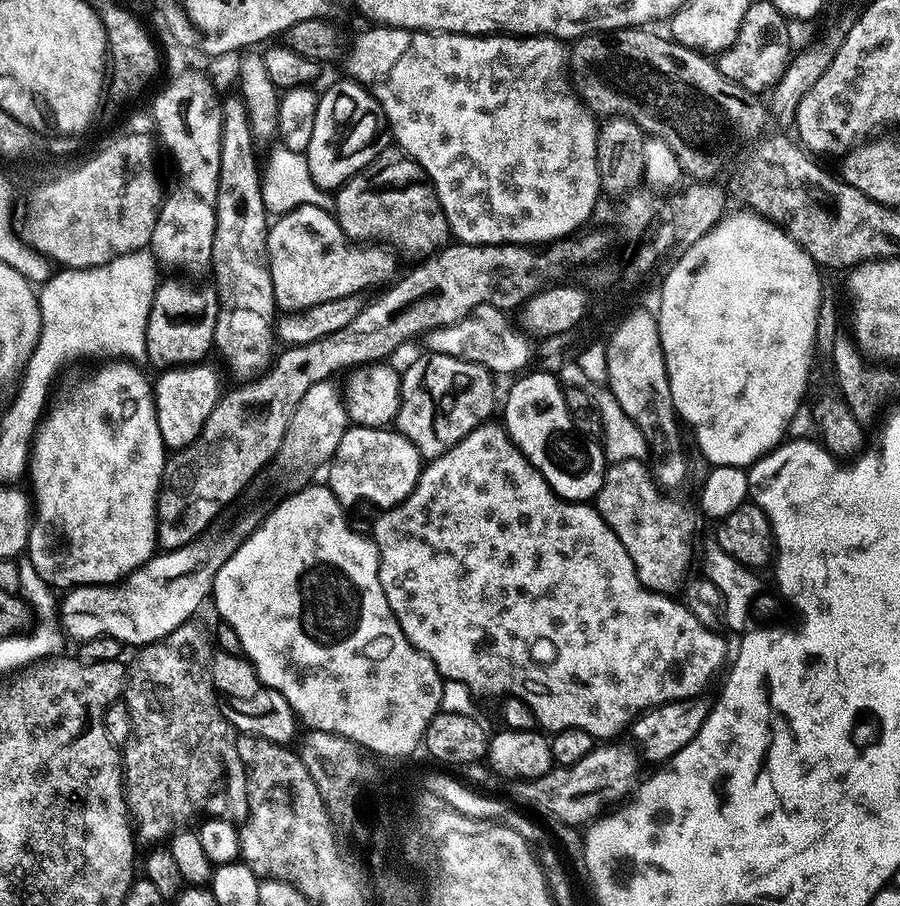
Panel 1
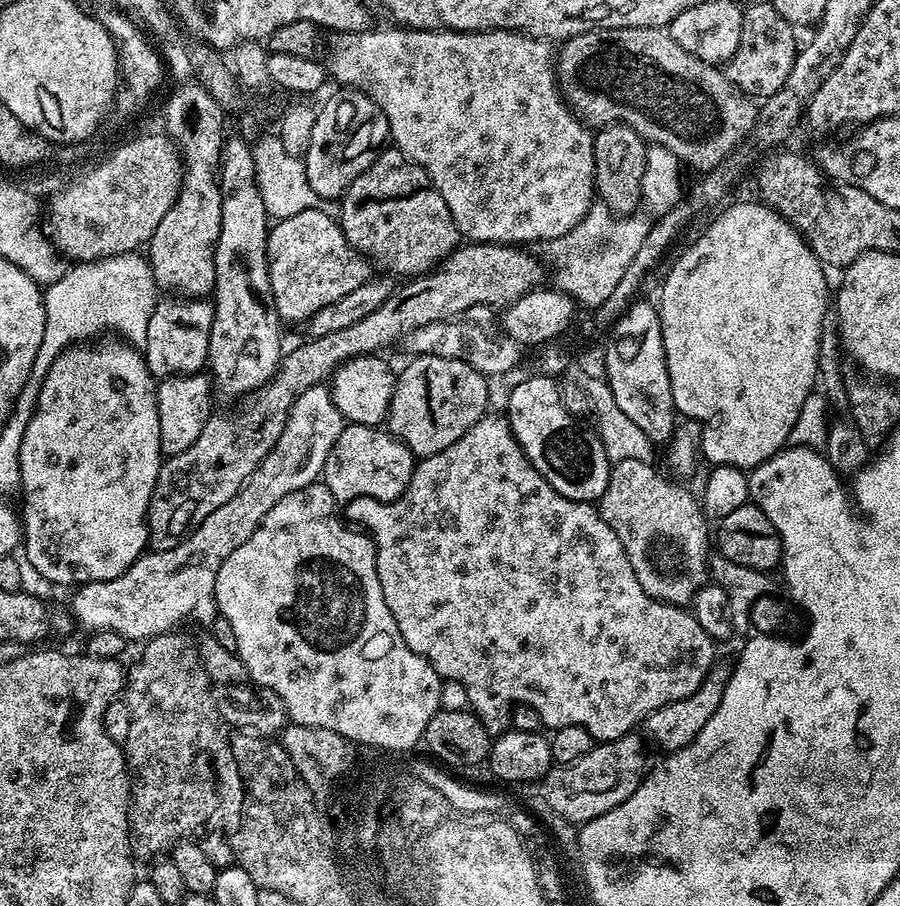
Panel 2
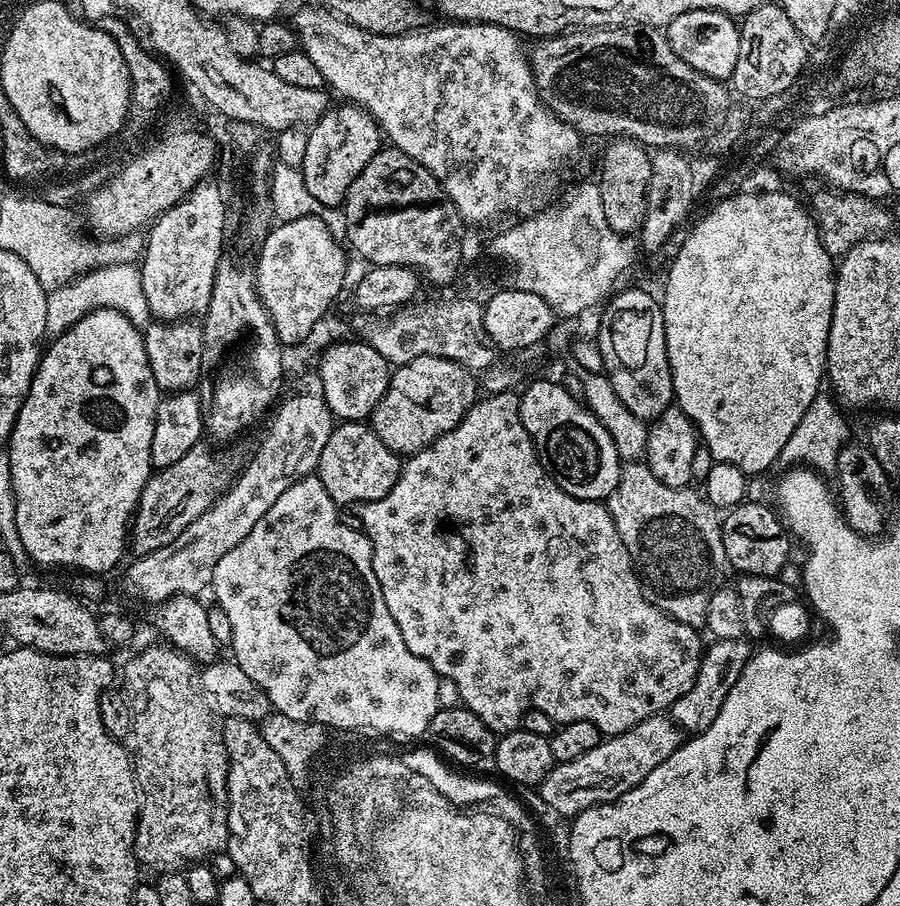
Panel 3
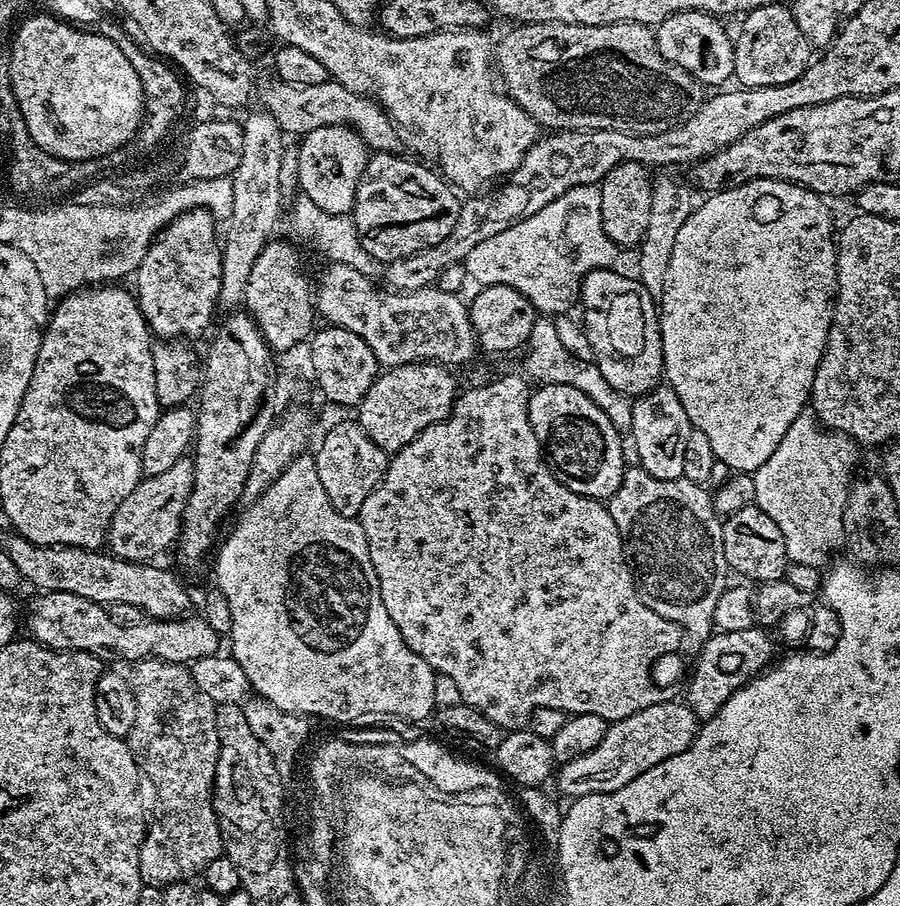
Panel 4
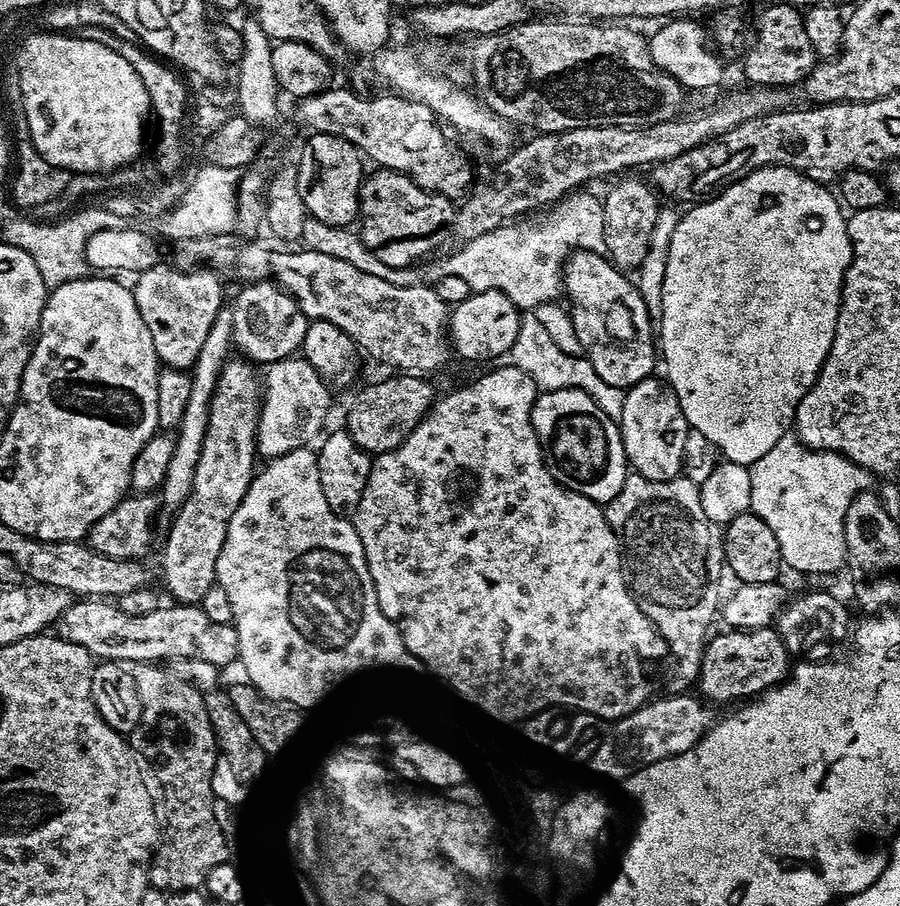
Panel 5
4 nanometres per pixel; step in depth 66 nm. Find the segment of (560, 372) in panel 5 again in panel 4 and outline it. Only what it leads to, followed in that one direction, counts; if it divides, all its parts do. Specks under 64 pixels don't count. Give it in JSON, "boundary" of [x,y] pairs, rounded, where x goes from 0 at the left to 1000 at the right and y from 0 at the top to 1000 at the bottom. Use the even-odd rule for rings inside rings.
{"boundary":[[[597,352],[593,364],[589,366],[582,391],[583,408],[581,407],[581,409],[592,421],[596,418],[597,425],[628,424],[638,426],[642,430],[647,430],[647,435],[651,435],[651,439],[659,442],[670,453],[673,461],[678,461],[678,466],[690,479],[697,478],[701,474],[702,442],[692,437],[687,430],[682,430],[682,426],[678,426],[678,422],[673,422],[673,417],[669,417],[669,408],[664,408],[664,404],[658,397],[638,395],[638,391],[633,391],[633,386],[629,386],[629,382],[624,382],[620,377],[620,364],[612,352]]]}

